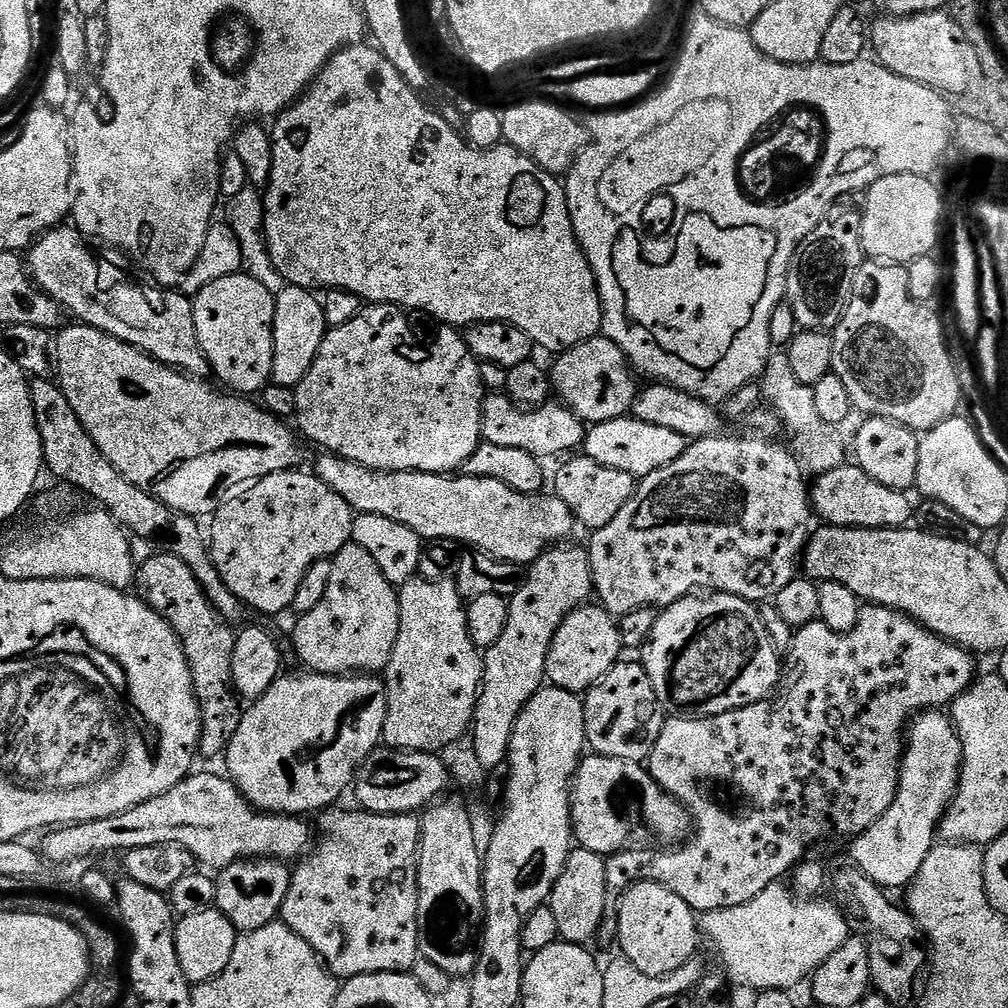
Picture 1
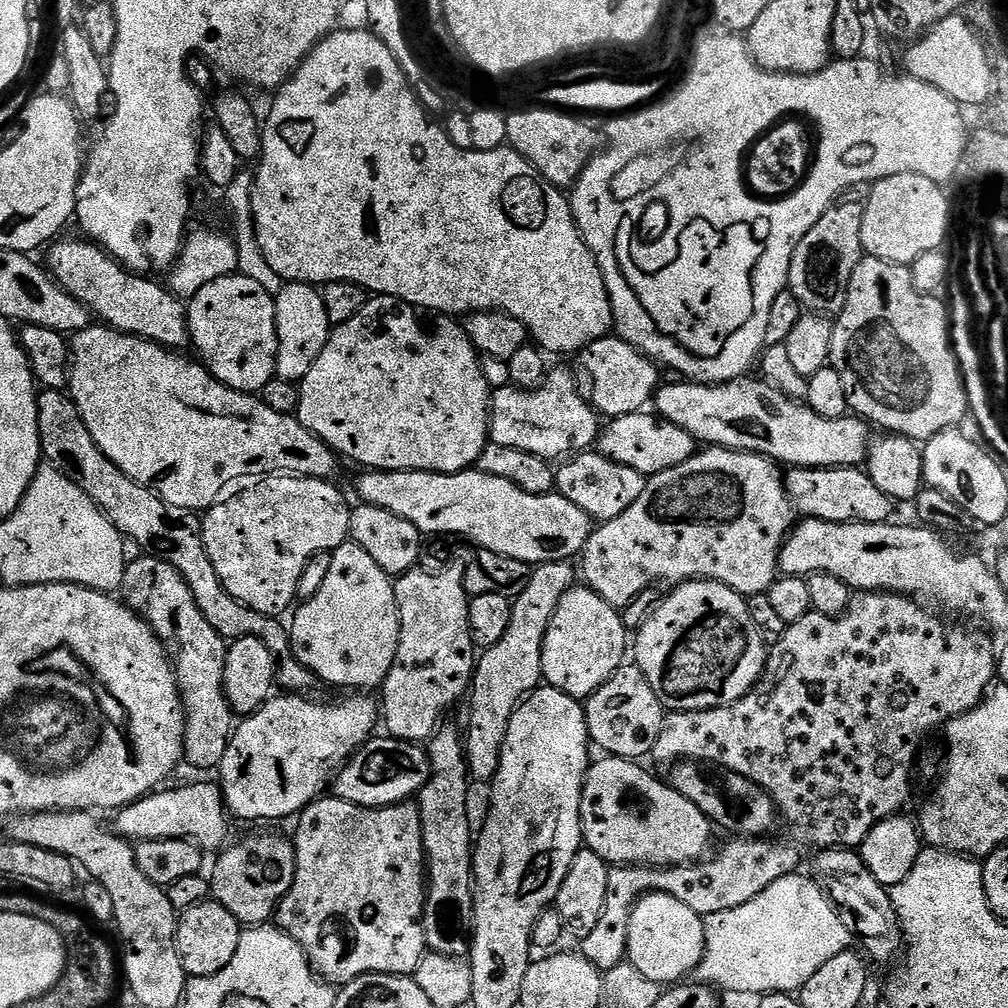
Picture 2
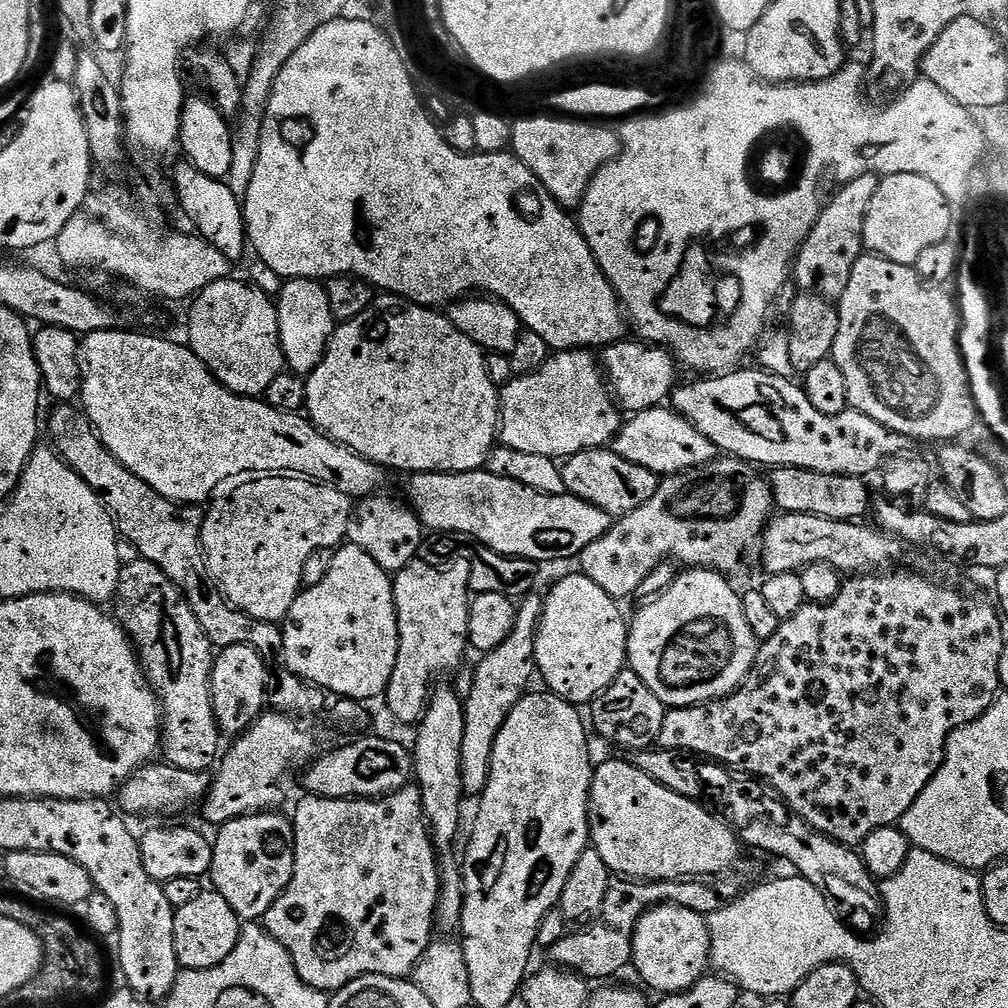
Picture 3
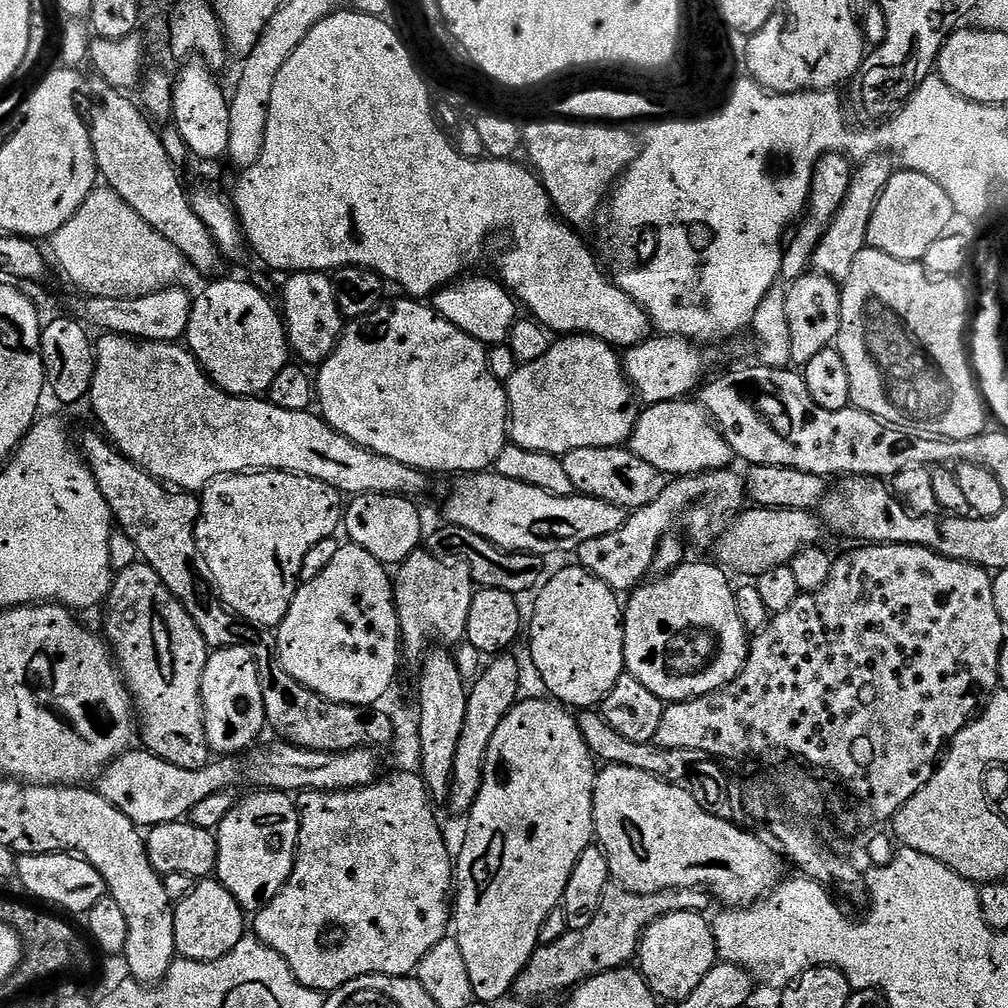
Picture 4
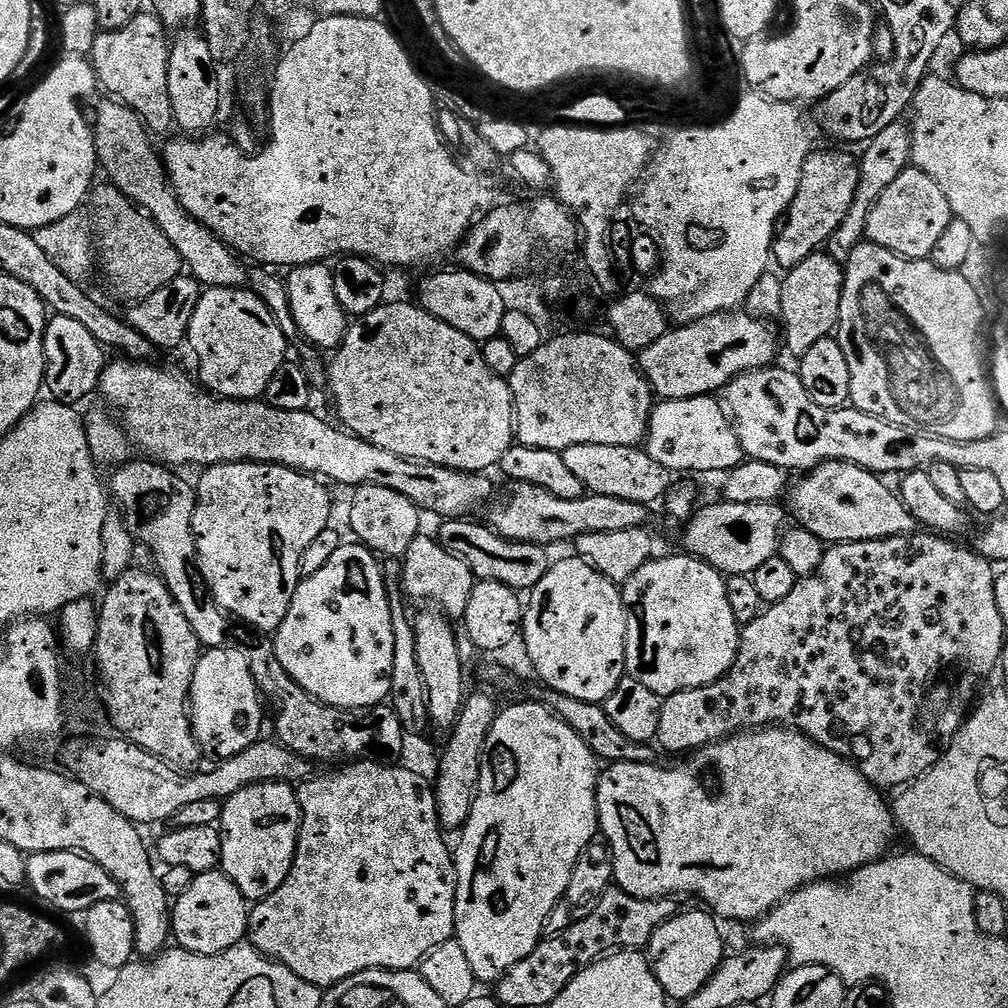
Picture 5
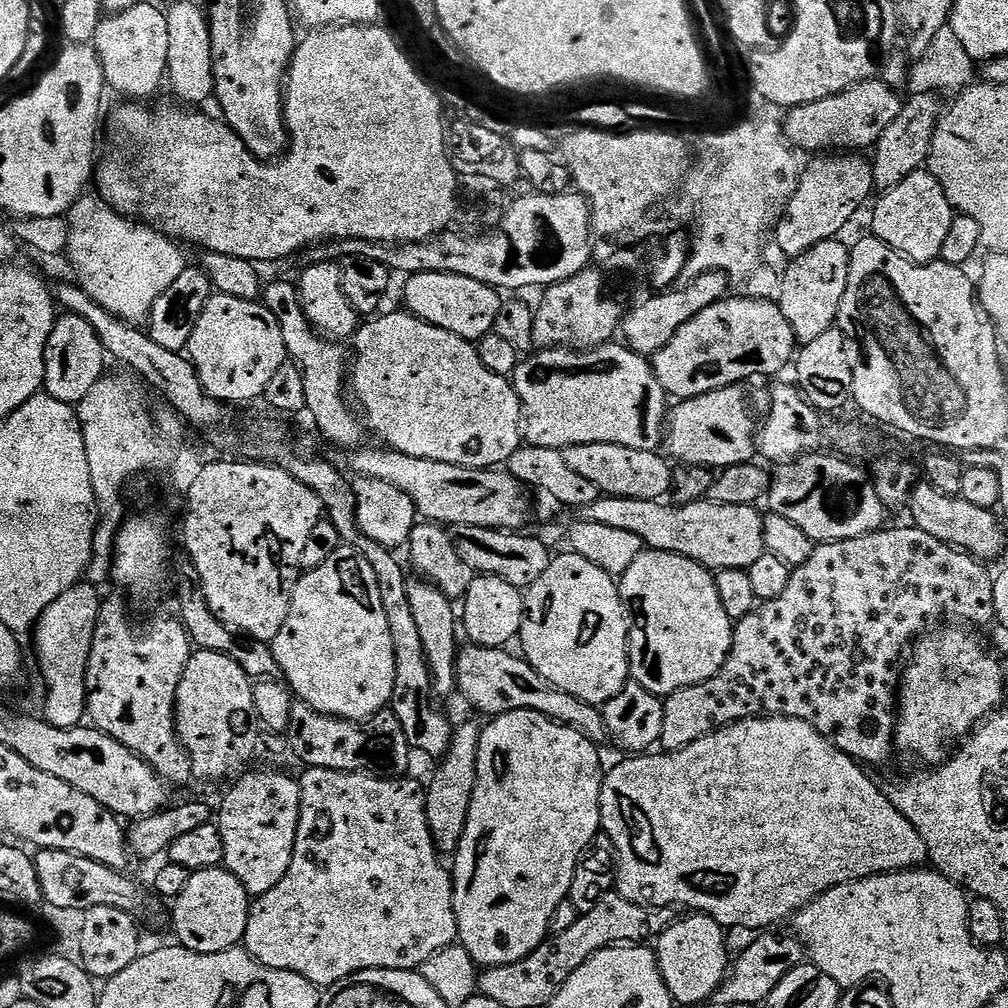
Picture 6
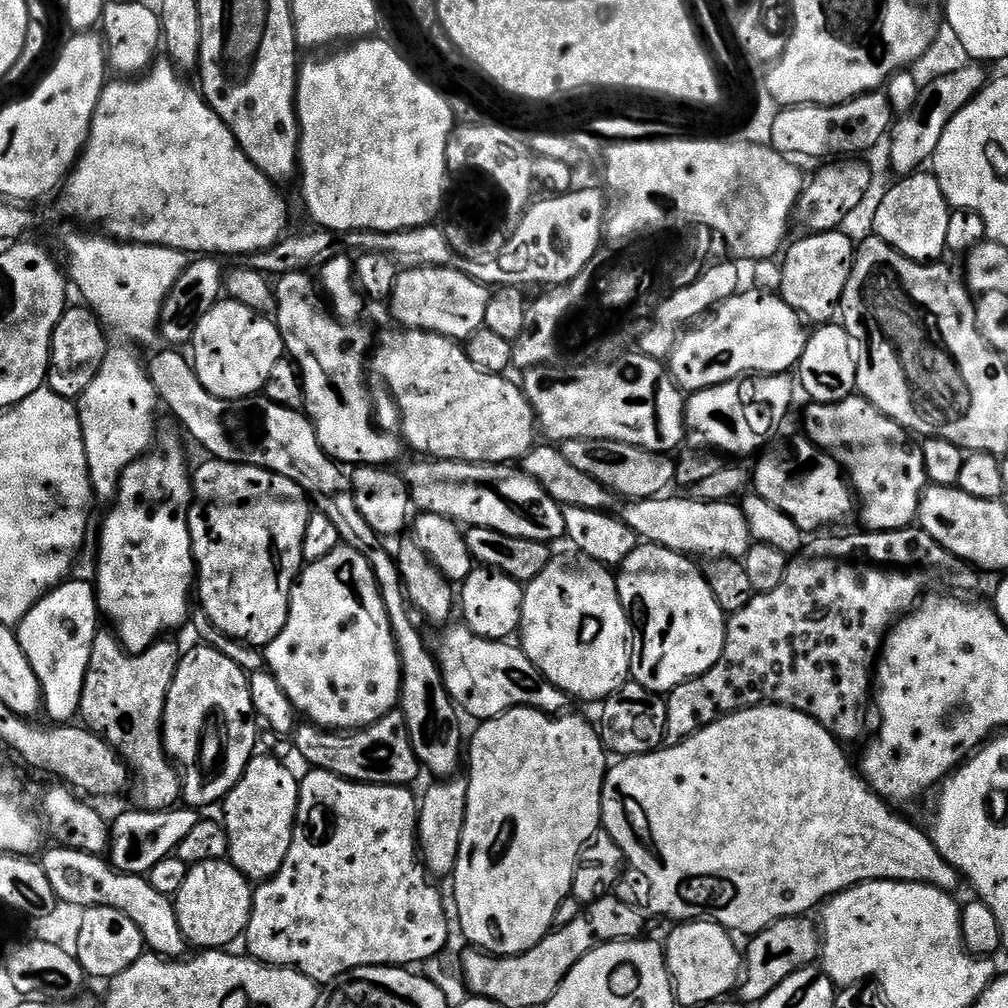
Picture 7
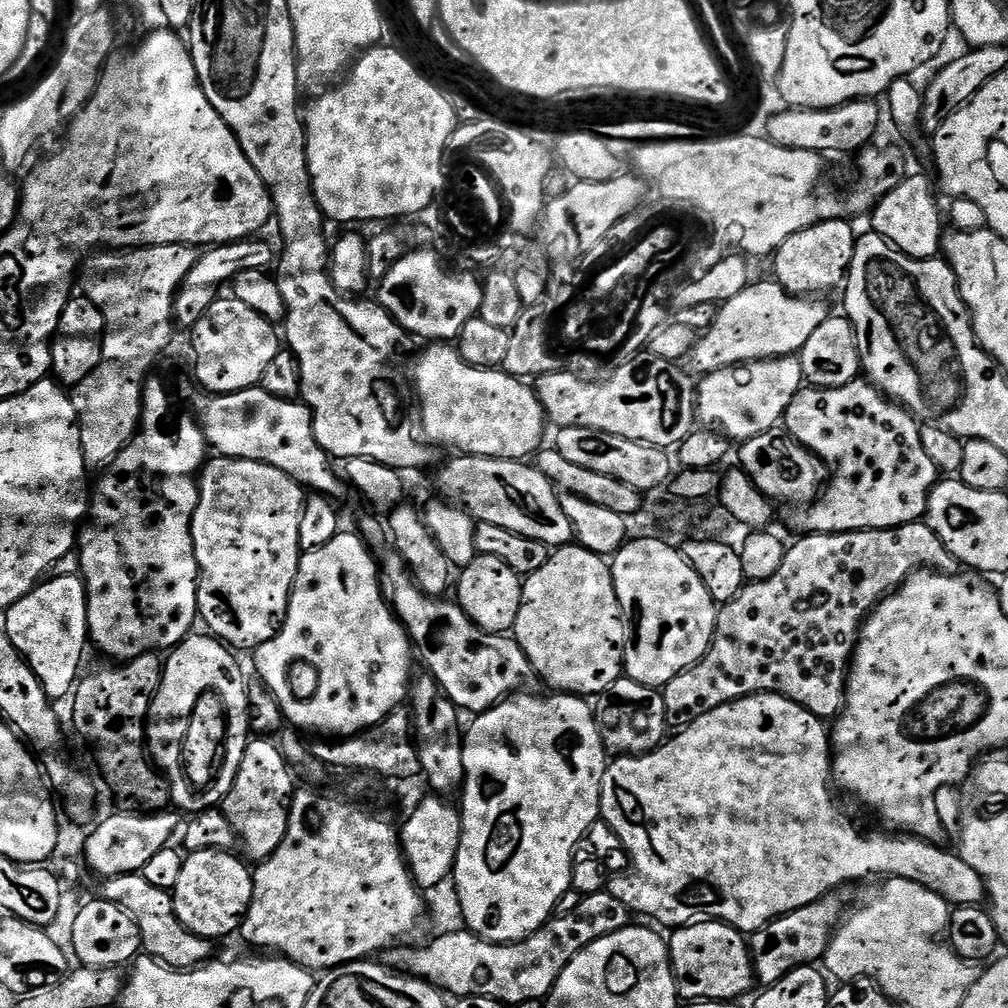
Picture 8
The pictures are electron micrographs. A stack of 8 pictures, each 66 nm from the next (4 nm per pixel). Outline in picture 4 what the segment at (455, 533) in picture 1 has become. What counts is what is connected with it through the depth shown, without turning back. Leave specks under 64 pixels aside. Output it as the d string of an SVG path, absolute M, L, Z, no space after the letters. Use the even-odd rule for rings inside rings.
M494 470L464 474L444 500L444 520L472 531L506 552L529 552L541 558L559 552L575 553L582 542L614 534L628 521L629 513L610 502L573 494L555 496L533 484L498 475Z

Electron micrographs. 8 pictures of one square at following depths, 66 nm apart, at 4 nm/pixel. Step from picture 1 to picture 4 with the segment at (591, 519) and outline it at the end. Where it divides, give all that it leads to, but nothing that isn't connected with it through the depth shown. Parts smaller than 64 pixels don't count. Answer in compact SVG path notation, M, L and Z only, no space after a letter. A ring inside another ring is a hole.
M627 446L570 450L562 457L566 475L579 495L598 498L625 510L644 508L662 494L666 477L650 462L642 462Z

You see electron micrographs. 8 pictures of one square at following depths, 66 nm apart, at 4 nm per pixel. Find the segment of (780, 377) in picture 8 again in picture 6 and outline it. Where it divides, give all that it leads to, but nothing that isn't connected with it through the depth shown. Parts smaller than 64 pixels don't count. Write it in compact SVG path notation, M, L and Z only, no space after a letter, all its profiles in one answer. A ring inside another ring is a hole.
M740 386L720 388L716 392L696 396L693 400L679 401L666 420L667 455L673 461L699 464L709 470L749 463L758 448L758 424L752 421L752 408L748 405L744 390Z

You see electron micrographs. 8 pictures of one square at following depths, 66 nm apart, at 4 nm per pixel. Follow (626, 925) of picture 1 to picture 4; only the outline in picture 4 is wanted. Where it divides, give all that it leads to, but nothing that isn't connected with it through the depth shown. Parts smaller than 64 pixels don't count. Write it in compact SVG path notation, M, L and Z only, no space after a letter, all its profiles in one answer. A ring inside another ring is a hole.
M699 912L666 914L658 917L640 939L638 971L661 1001L681 1000L686 994L694 994L698 982L718 963L712 925L704 919Z

